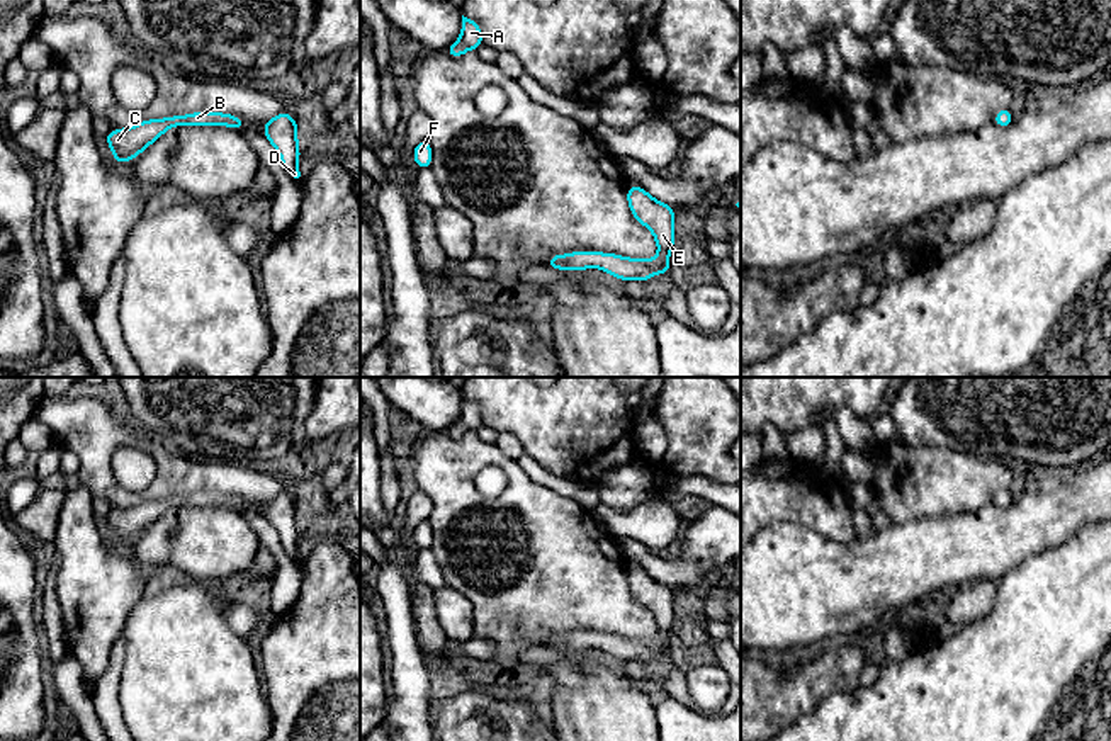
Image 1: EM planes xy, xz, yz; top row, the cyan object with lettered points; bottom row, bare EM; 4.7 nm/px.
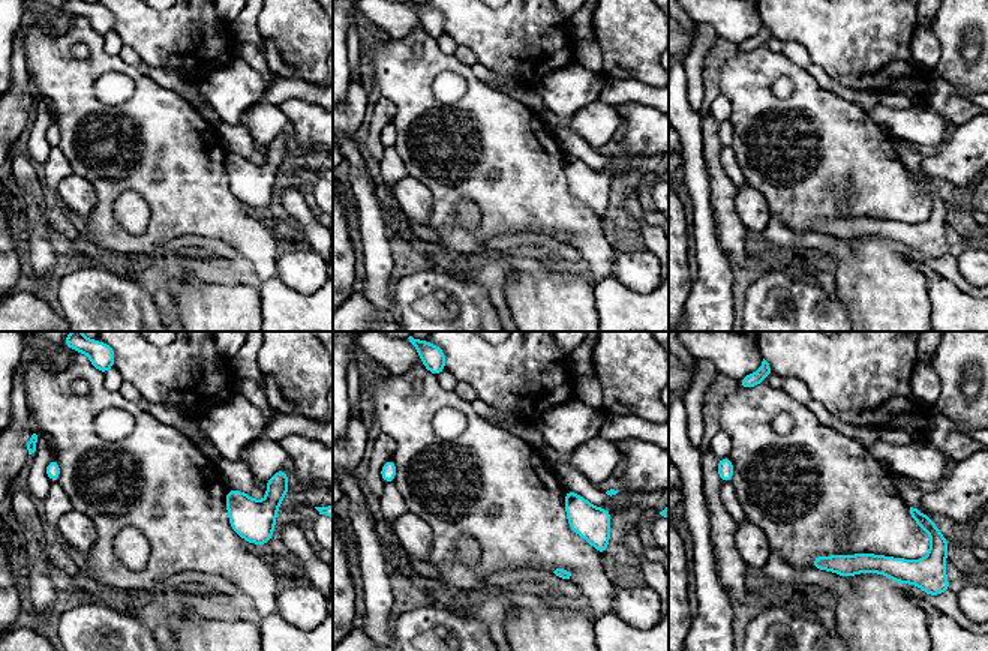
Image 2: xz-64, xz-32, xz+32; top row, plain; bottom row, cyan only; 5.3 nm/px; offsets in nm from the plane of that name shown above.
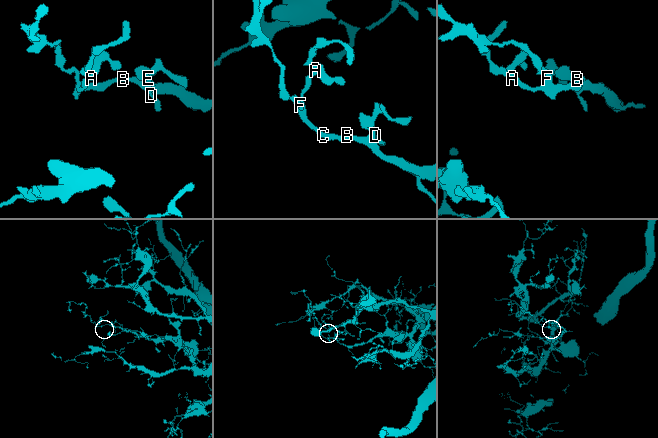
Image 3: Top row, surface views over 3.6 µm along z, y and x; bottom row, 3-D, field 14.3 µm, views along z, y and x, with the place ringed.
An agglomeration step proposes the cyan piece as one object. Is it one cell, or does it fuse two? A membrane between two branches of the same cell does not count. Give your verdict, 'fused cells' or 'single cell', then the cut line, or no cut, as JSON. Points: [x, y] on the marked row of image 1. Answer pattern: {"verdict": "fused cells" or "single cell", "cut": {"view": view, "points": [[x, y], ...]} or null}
{"verdict": "single cell", "cut": null}

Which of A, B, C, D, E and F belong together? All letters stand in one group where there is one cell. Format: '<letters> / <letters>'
A B C D E F

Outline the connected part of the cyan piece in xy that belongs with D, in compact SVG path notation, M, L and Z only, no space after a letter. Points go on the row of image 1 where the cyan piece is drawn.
M280 112L263 126L263 134L279 151L287 173L301 184L306 175L297 170L301 150L297 148L297 122L287 114Z

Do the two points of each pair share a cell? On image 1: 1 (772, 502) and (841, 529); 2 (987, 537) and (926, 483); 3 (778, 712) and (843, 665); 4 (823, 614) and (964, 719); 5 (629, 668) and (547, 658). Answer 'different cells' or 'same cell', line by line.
1: same cell
2: different cells
3: same cell
4: different cells
5: same cell

